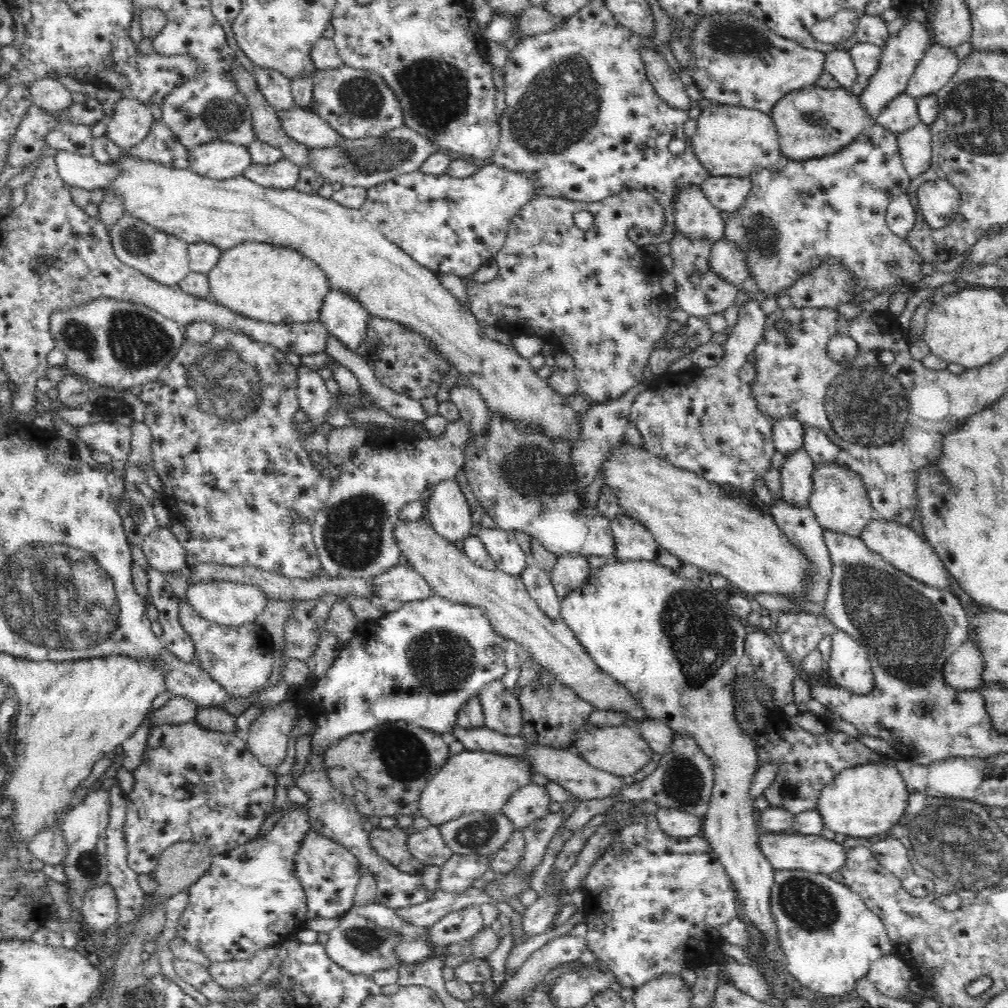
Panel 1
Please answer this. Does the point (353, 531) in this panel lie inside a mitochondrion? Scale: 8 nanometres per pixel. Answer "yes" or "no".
yes

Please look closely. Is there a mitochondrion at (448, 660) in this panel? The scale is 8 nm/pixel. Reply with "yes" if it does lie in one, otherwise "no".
yes

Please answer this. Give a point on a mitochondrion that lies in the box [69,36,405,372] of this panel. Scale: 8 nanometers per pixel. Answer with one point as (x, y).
(363, 98)

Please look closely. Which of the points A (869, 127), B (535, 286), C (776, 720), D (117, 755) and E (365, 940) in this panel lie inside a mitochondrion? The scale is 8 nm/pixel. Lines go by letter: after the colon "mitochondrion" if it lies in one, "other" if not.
A: other
B: mitochondrion
C: other
D: other
E: mitochondrion

